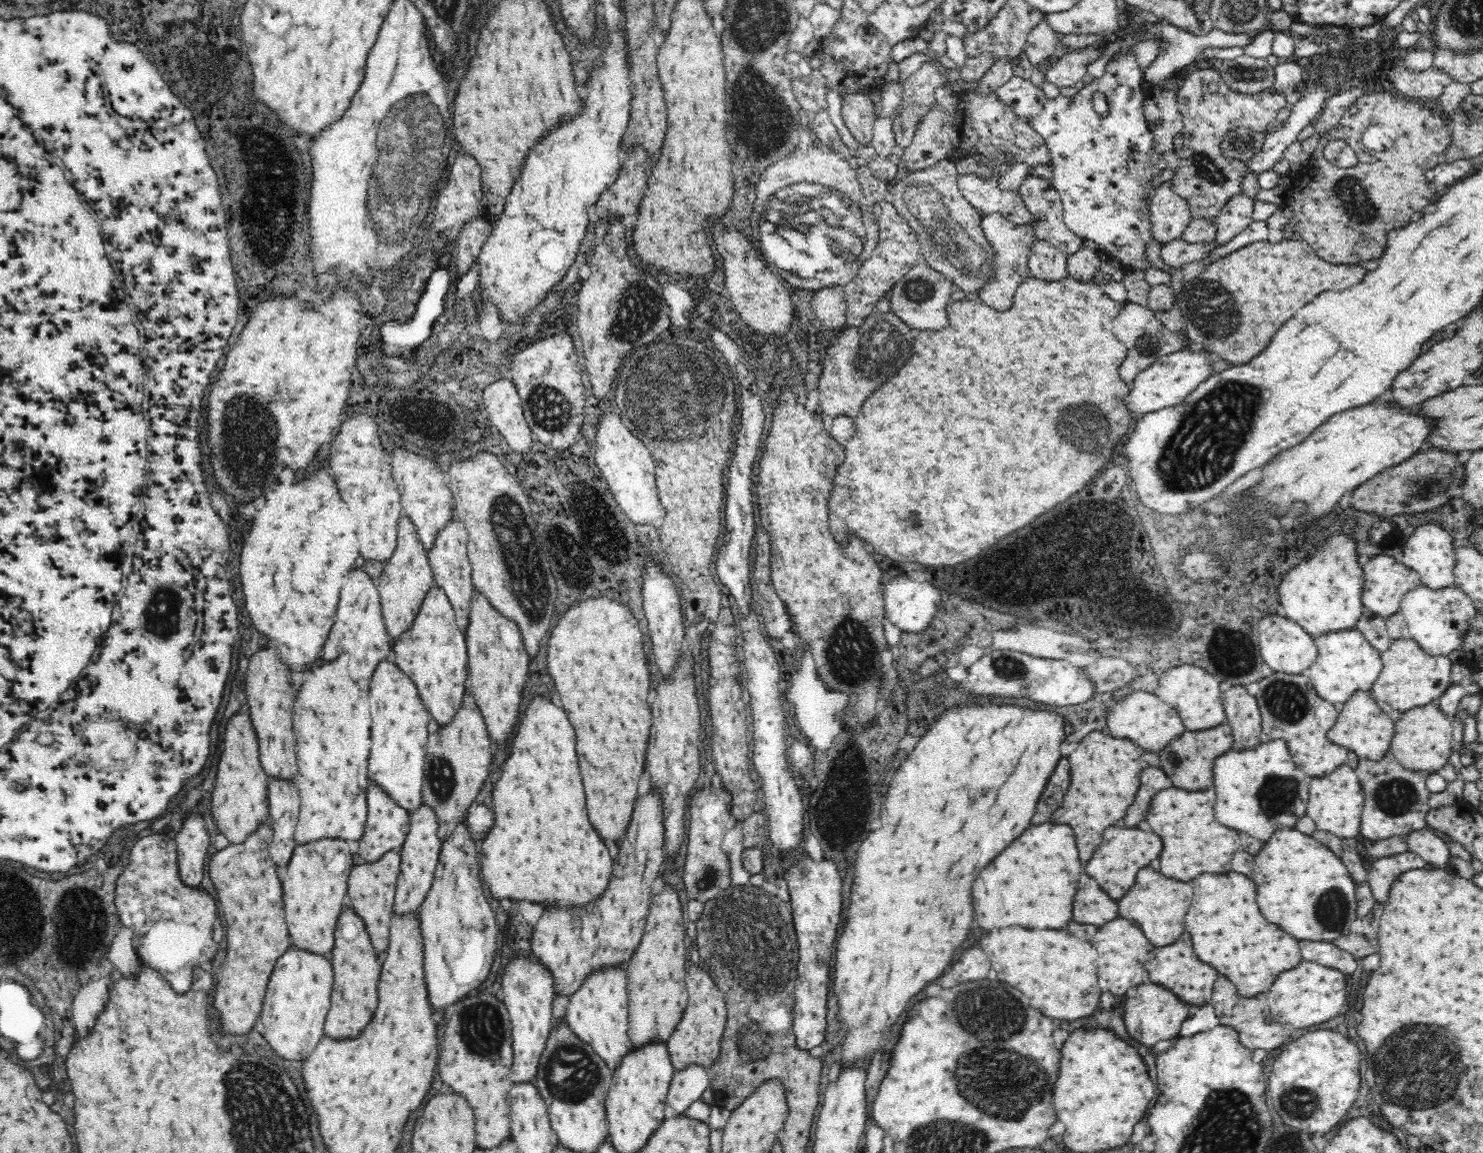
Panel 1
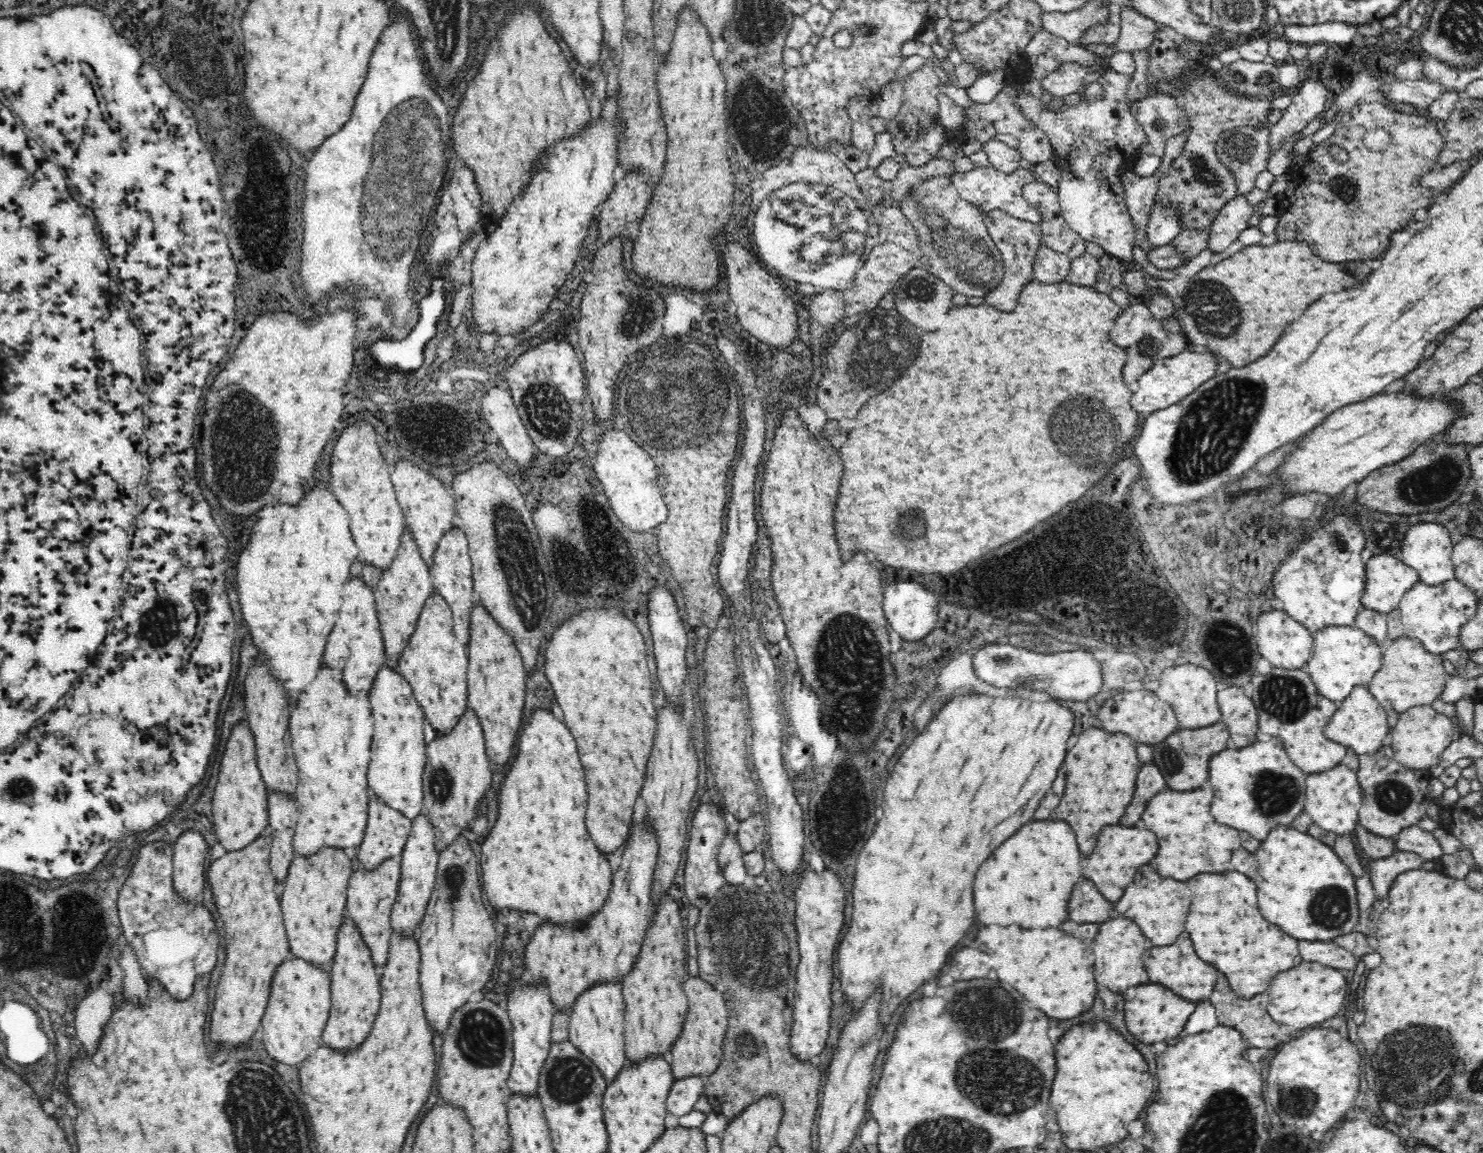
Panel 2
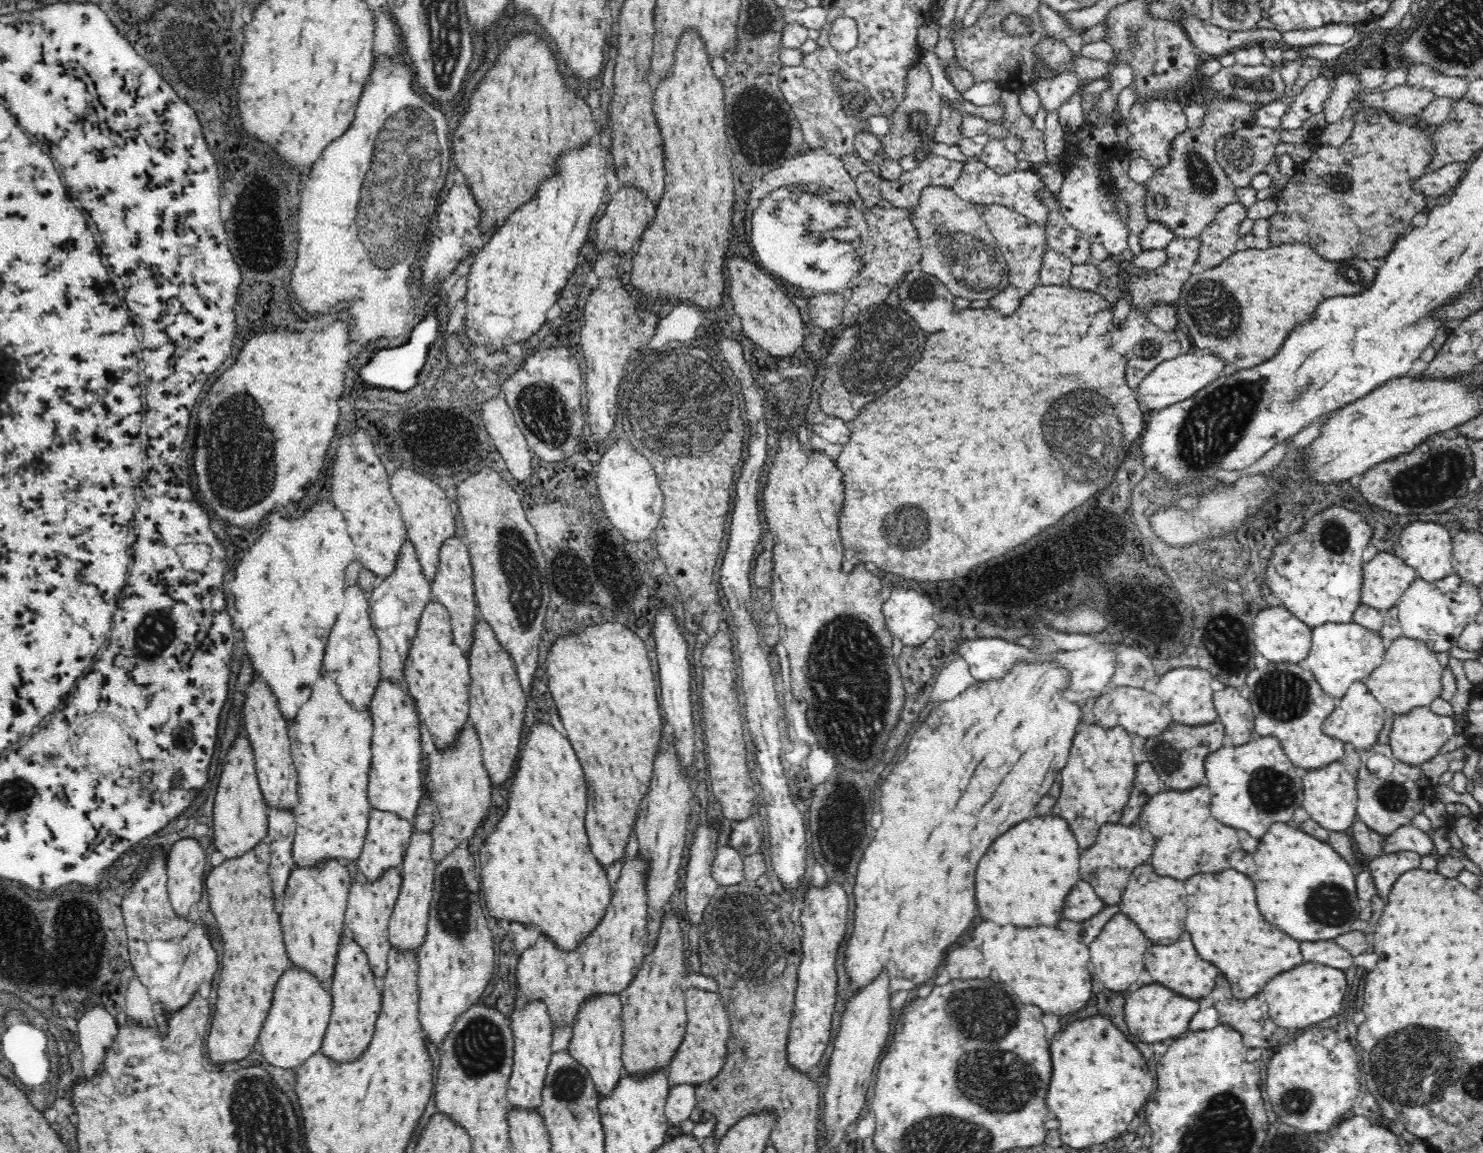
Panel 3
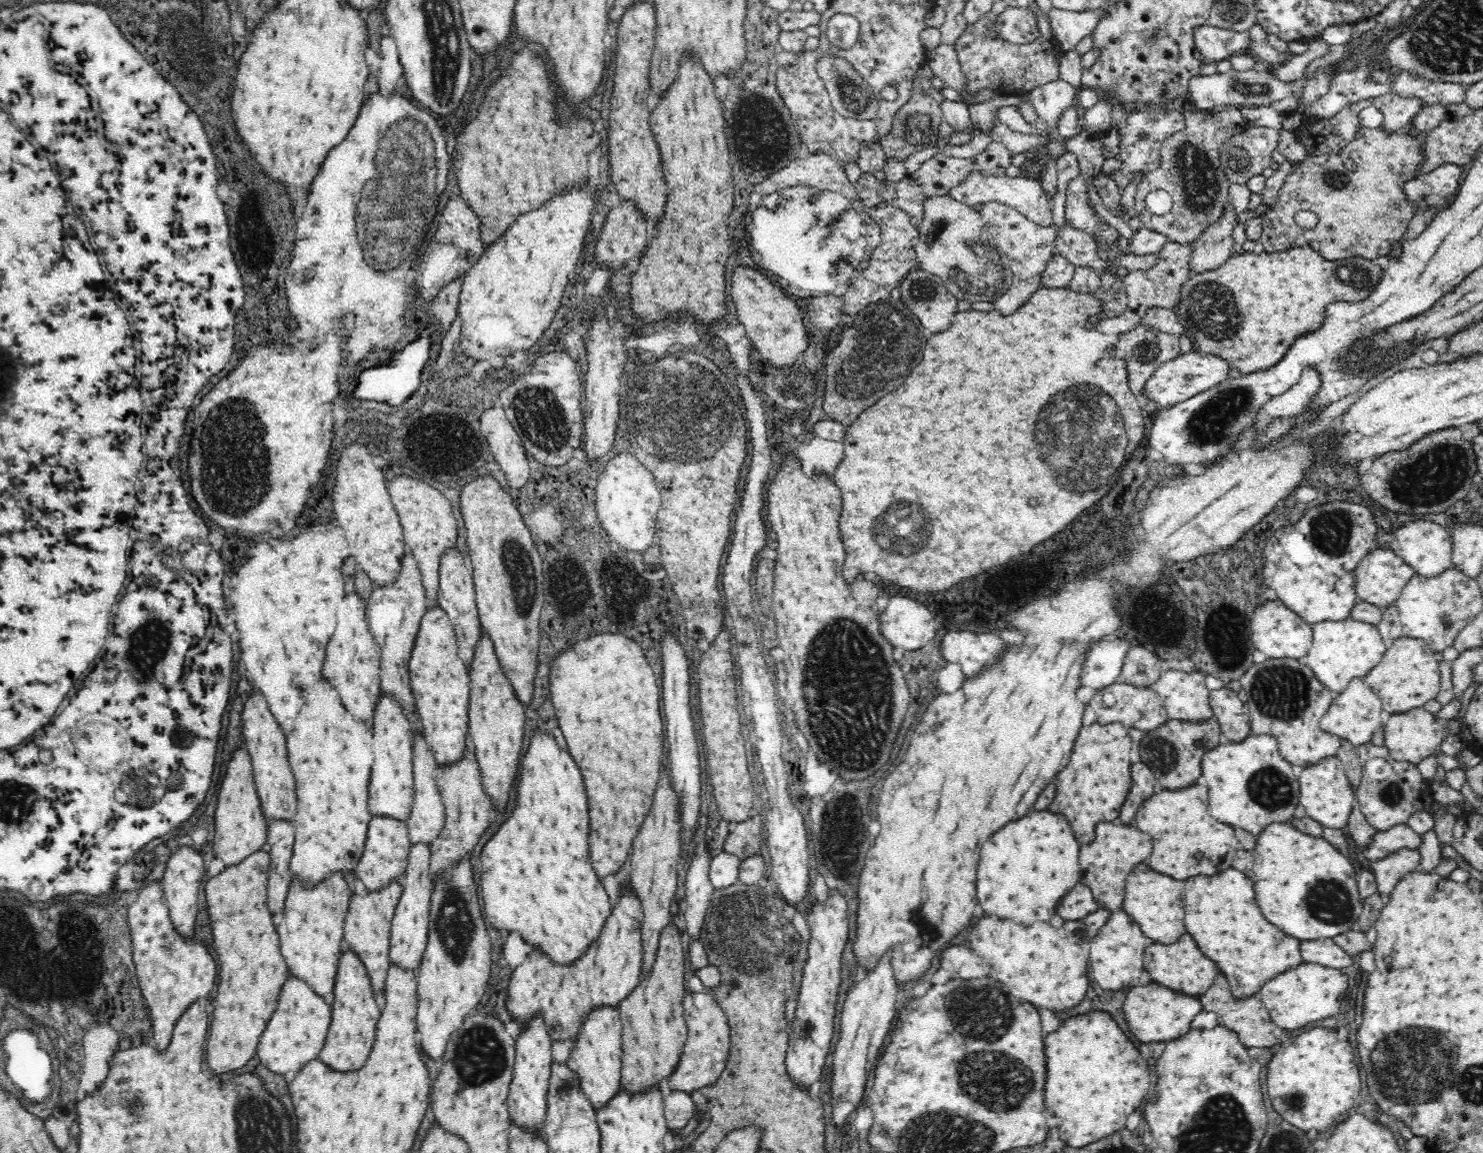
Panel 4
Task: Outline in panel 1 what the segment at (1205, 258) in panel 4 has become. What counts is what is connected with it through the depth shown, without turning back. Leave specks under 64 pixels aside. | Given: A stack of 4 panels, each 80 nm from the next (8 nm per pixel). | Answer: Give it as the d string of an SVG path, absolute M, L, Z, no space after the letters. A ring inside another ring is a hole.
M1244 193L1235 194L1228 199L1224 208L1221 208L1214 218L1218 227L1216 232L1218 246L1230 242L1237 234L1250 226L1254 203L1254 199Z

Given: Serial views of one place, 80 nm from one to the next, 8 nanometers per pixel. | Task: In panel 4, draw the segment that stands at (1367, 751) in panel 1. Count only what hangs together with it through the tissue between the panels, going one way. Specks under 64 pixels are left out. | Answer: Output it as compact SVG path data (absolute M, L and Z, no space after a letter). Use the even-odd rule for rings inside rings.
M1356 678L1347 684L1344 692L1334 695L1330 710L1320 720L1320 729L1360 747L1372 742L1376 730L1382 728L1386 717L1381 700L1362 679Z

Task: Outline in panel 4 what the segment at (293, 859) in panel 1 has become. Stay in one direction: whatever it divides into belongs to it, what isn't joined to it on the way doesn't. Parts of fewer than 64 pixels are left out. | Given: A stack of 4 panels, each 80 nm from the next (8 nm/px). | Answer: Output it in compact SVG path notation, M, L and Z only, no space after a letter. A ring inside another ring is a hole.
M342 869L330 871L326 878L320 879L317 883L308 883L294 876L288 888L284 914L278 924L282 954L284 960L288 960L290 972L296 972L298 977L304 977L304 980L308 981L330 1006L335 997L333 993L335 974L344 947L343 928L350 895L350 888Z

